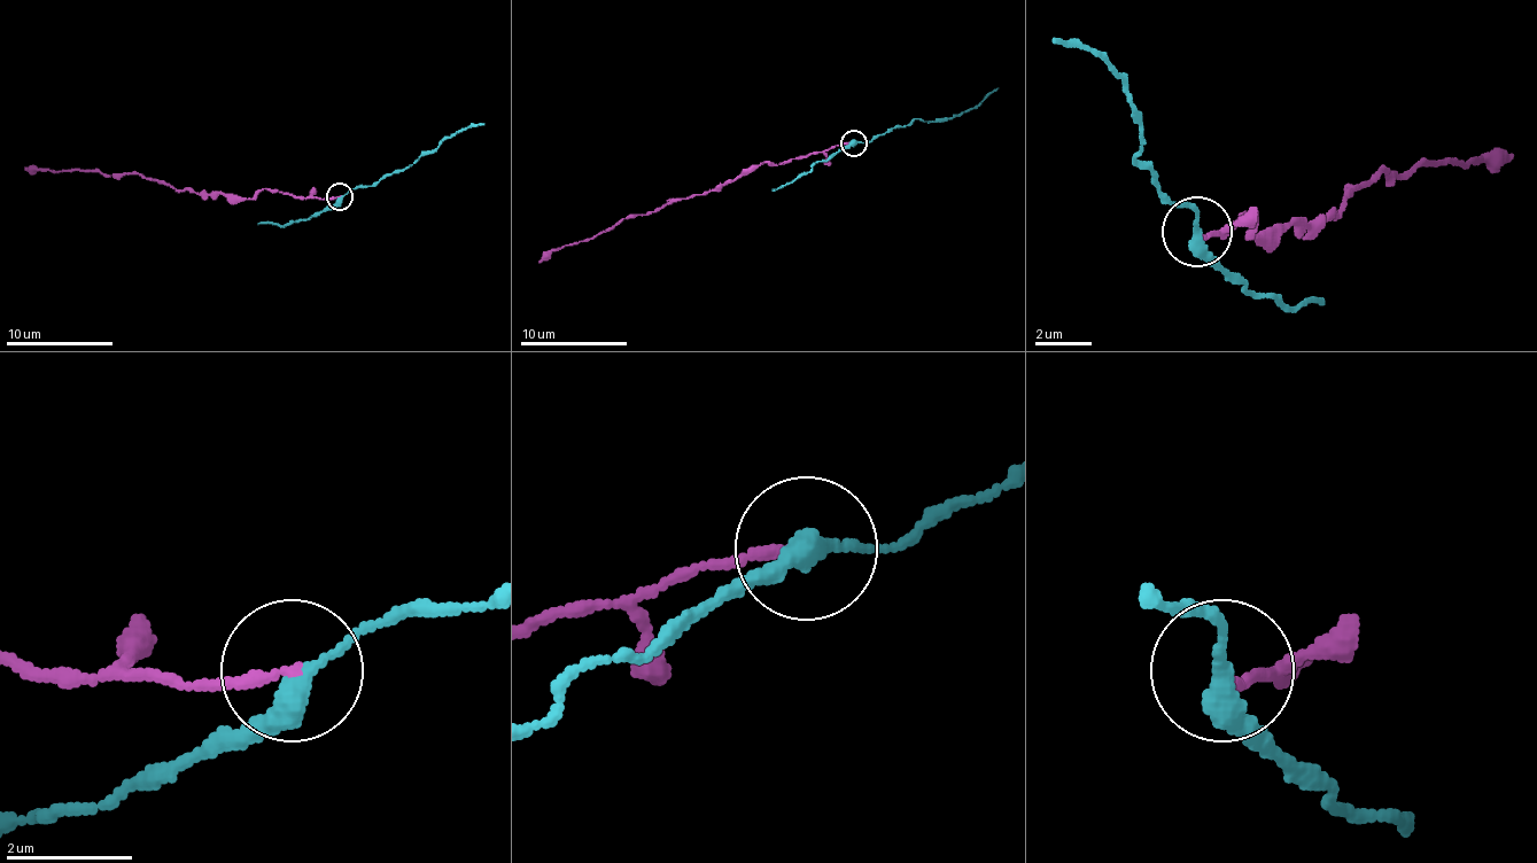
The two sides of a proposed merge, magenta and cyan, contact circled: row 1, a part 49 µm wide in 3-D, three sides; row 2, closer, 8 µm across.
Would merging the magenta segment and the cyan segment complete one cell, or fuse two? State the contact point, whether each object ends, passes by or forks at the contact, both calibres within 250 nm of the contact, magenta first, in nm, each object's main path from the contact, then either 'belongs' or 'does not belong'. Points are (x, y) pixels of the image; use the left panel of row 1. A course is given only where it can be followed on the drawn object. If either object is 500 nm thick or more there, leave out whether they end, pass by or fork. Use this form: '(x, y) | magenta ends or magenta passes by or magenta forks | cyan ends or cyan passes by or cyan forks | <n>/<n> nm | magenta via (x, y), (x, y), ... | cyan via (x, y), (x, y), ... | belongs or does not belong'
(339, 196) | magenta ends | cyan passes by | 170/320 nm | magenta via (339, 195), (299, 199), (264, 191), (250, 199), (237, 199), (218, 193), (192, 193), (139, 175), (24, 166) | cyan via (339, 195), (408, 169), (420, 156), (456, 134), (484, 124) | does not belong

